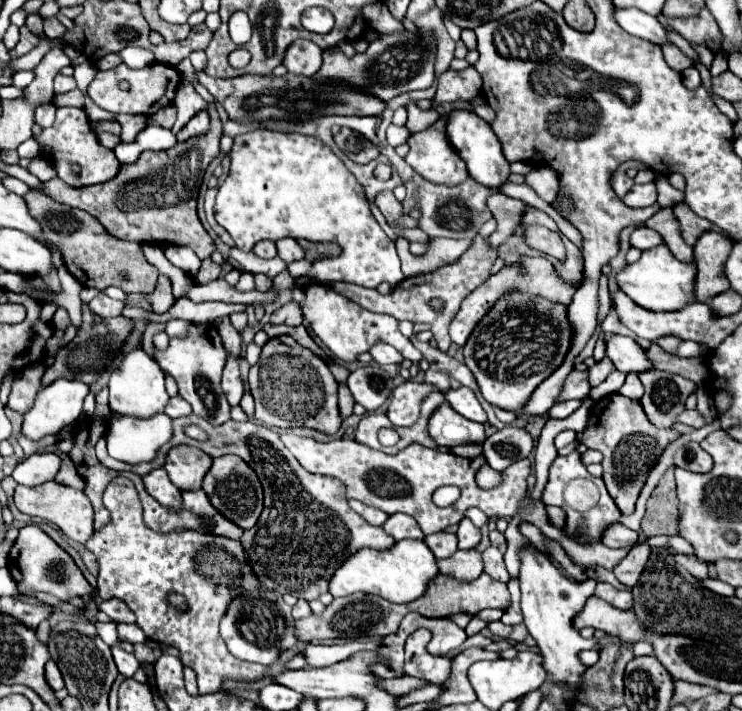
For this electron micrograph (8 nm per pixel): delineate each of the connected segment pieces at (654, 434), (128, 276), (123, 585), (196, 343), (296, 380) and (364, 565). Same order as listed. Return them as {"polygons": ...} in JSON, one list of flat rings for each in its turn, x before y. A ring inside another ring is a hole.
{"polygons":[[[618,393,606,397,606,407,602,401,602,411,600,411,600,401,596,401,590,409,588,427,582,433,578,433,580,443,584,443,588,449,596,449,604,455,602,479,606,483,610,497,614,499,614,503,618,505,618,509,624,515,634,513,634,505,638,501,638,495,640,495,644,483,646,483,650,469,660,459,662,451,678,437,680,437,680,433,674,429,654,427,648,421,644,407,638,399,630,399,630,397,624,397]],[[30,191,24,199,28,203,30,215,34,215,34,219,38,219,42,223,44,239,58,247,68,271,84,287,104,289,104,287,114,285,126,293,132,293,132,291,152,293,154,291,158,269,144,259,138,243,110,235,102,227,102,223,96,217,92,217,90,213,76,209,76,207,62,205,40,191]],[[116,477,106,487,102,501,110,511,112,521,106,527,96,529,86,543,100,569,98,595,102,599,122,599,134,611,136,625,148,639,176,647,180,651,180,661,196,671,200,693,222,691,226,679,254,683,266,677,266,665,234,659,218,633,220,619,240,595,240,589,250,591,262,587,250,563,246,563,241,542,225,537,218,539,213,534,204,535,192,529,170,533,148,529,138,493,126,477],[170,593,186,597,186,609,172,607,168,601]],[[212,323,192,325,186,339,170,339,166,351,156,351,158,365,178,383,178,393,192,405,194,413,212,425,222,425,230,419,230,405,220,389,220,377,226,363,226,351,218,329]],[[274,337,262,347,260,361,250,367,248,383,256,401,256,419,260,423,278,429,308,427,326,435,338,431,342,421,338,415,338,383,328,365,292,337]],[[402,539,390,551,376,551,376,549,362,549,354,553,330,579,330,593,334,597,346,597,354,593,378,595,390,603,410,603,424,595,428,585,438,575,436,557,428,549,424,541]]]}

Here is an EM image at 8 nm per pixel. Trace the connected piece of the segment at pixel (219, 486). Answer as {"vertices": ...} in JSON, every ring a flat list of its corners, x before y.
{"vertices":[[226,455,226,457,218,457,214,459,210,471,206,473,204,485,202,489,208,493,212,505,222,511,222,515,226,515,228,519,232,519,234,523,238,523,242,529,250,529,254,527,254,523,258,521,260,513,262,513,262,485,258,475,254,473,254,469,240,457,234,455]]}

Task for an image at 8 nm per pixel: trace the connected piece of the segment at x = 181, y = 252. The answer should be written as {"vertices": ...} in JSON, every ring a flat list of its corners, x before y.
{"vertices":[[170,245,166,251,164,251,164,255,166,255,166,259,172,263,172,265,176,265,176,267,180,267,184,273,188,273,188,277,192,277,194,279,194,275,198,273,198,269,200,269,200,259,198,259,198,255,194,255,194,251,190,251,190,247,178,247,178,245]]}

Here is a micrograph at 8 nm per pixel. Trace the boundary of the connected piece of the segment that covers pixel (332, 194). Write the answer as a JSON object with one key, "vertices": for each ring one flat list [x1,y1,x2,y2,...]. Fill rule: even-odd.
{"vertices":[[256,129,234,137,230,157,230,173,224,185,218,189,216,197,216,221,232,235,238,249,252,251,252,247,262,239,278,241,285,237,338,243,342,247,342,253,338,257,314,262,308,273,312,279,324,279,324,283,348,281,362,287,378,287,380,283,396,285,404,279,394,241,386,237,386,233,374,219,364,187,358,185,356,177,346,169,346,165,332,153,326,143,300,133]]}

